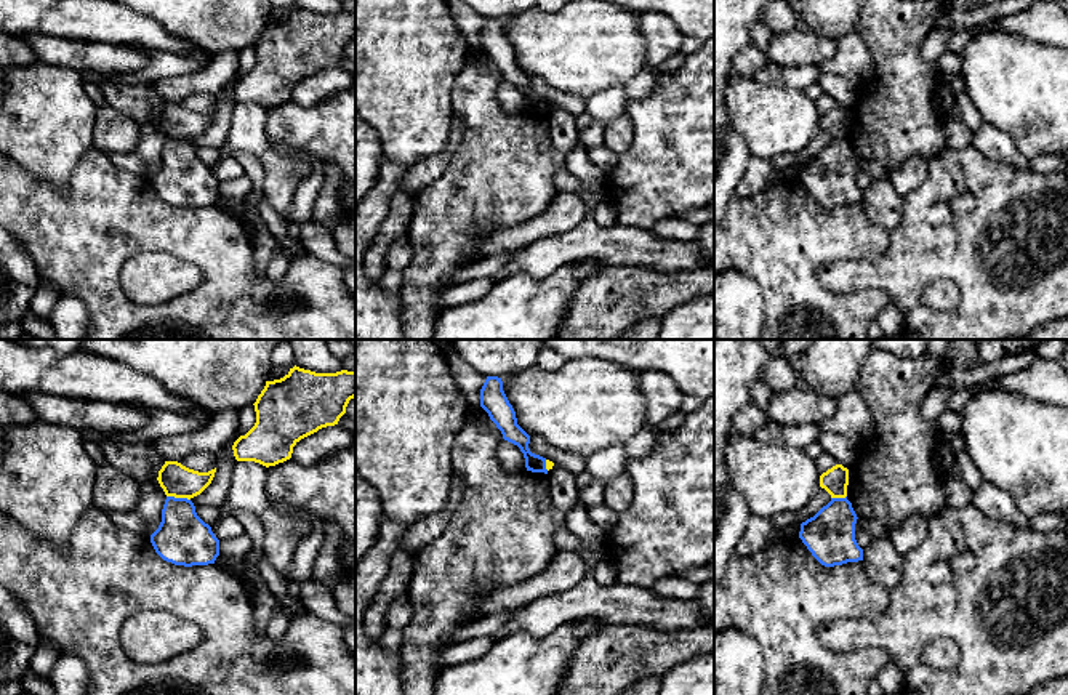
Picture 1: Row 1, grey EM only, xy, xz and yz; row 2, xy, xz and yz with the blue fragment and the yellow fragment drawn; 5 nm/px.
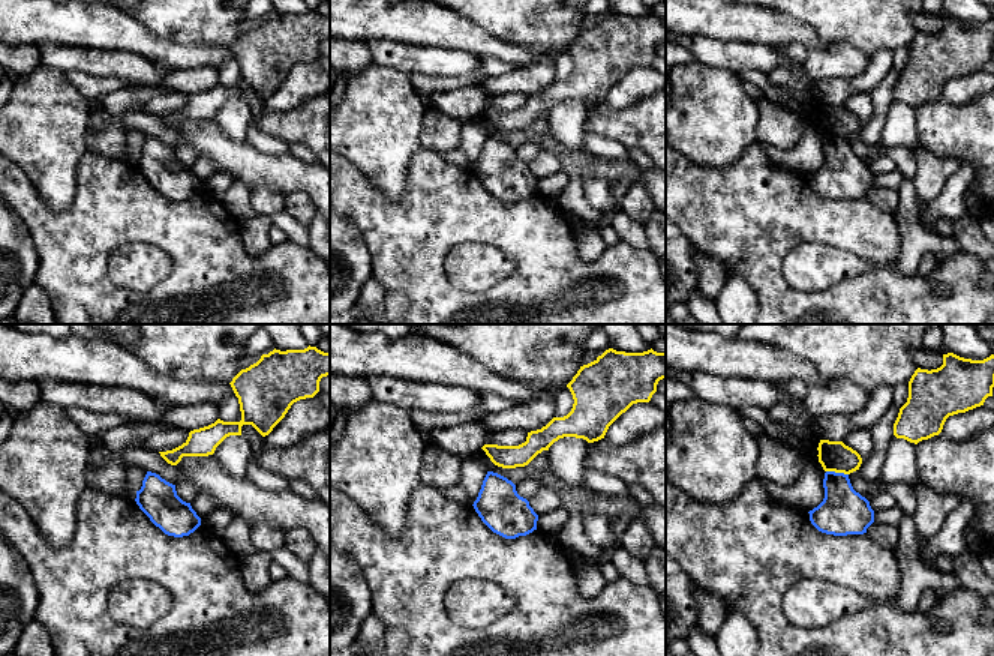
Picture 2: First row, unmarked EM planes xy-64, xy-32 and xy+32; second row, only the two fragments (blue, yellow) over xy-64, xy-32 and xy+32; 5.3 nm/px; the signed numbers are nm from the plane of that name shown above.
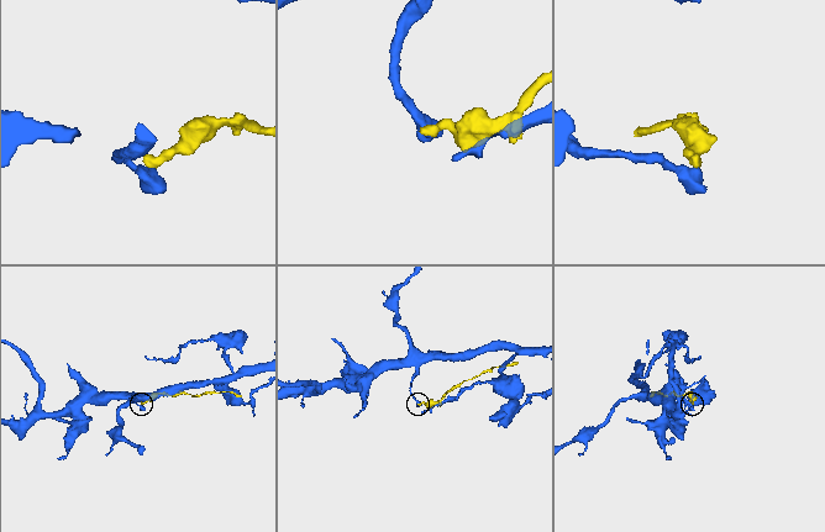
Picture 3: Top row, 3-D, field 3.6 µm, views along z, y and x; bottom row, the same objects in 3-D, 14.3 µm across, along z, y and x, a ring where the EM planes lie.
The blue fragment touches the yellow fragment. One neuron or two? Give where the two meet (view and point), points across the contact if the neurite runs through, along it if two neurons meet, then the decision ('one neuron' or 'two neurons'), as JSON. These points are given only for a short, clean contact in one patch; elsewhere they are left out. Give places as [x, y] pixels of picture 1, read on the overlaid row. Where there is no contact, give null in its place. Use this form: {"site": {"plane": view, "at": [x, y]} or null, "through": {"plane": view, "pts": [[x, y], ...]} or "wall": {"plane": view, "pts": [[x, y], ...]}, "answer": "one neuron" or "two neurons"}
{"site": {"plane": "xy", "at": [178, 498]}, "answer": "two neurons"}

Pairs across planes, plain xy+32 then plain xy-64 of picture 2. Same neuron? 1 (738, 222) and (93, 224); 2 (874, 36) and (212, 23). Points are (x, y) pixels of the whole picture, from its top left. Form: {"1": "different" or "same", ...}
{"1": "same", "2": "same"}

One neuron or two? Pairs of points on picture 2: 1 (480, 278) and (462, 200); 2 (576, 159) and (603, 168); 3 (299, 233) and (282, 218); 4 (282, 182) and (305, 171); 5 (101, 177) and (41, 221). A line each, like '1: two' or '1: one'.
1: two
2: one
3: one
4: one
5: one

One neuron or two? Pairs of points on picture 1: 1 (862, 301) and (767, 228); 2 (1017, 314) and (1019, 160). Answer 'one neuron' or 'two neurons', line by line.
1: one neuron
2: two neurons

